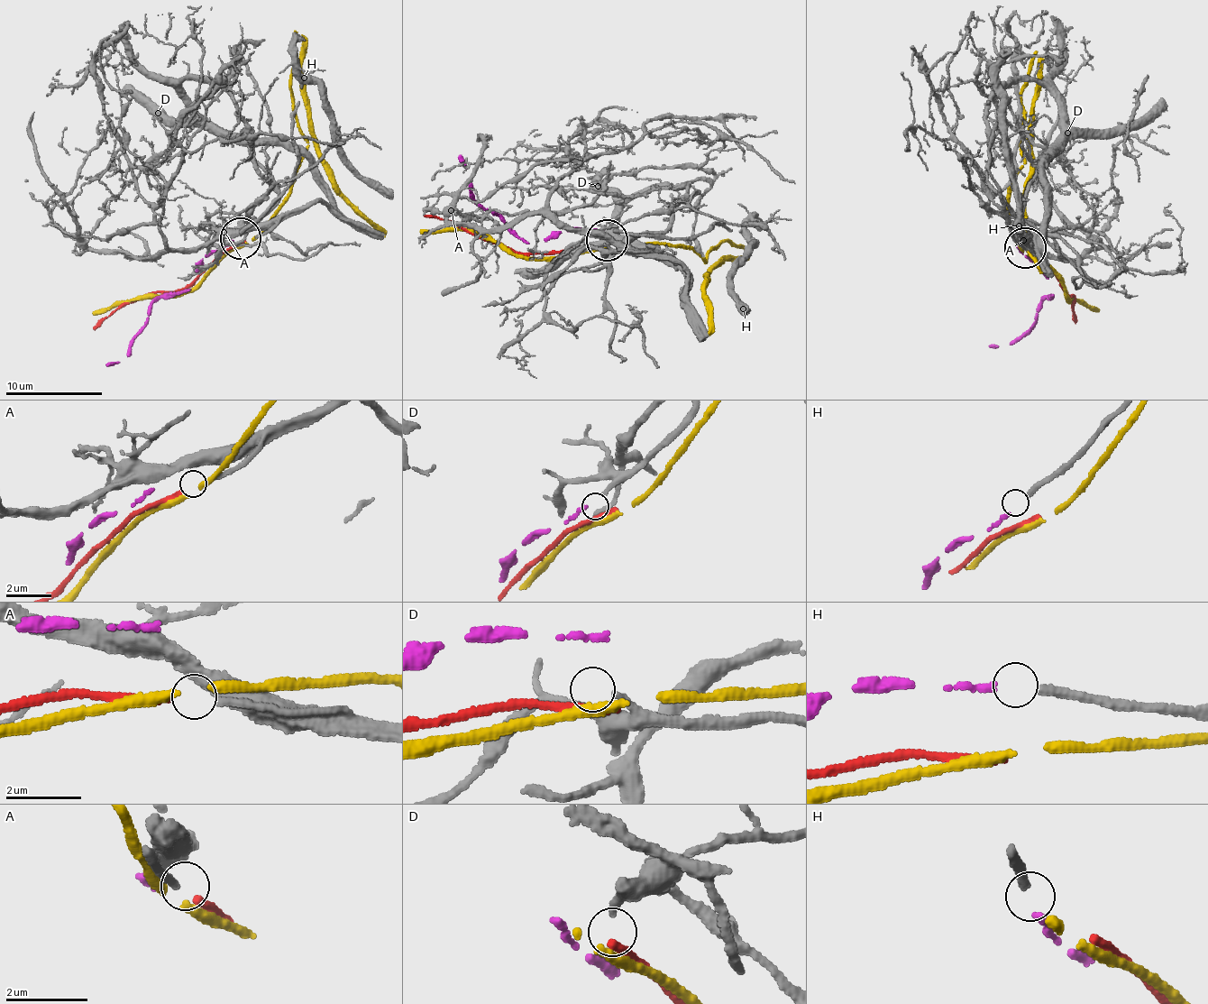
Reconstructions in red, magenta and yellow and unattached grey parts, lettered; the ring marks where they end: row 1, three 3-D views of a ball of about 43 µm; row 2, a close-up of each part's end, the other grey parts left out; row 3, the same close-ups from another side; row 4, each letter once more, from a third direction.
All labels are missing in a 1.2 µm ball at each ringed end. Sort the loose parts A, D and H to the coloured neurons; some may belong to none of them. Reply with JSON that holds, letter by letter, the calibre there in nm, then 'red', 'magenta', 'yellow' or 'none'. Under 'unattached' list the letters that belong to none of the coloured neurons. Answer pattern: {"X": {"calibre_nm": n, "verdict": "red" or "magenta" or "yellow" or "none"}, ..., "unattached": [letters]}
{"A": {"calibre_nm": 190, "verdict": "red"}, "D": {"calibre_nm": 200, "verdict": "none"}, "H": {"calibre_nm": 240, "verdict": "magenta"}, "unattached": ["D"]}

